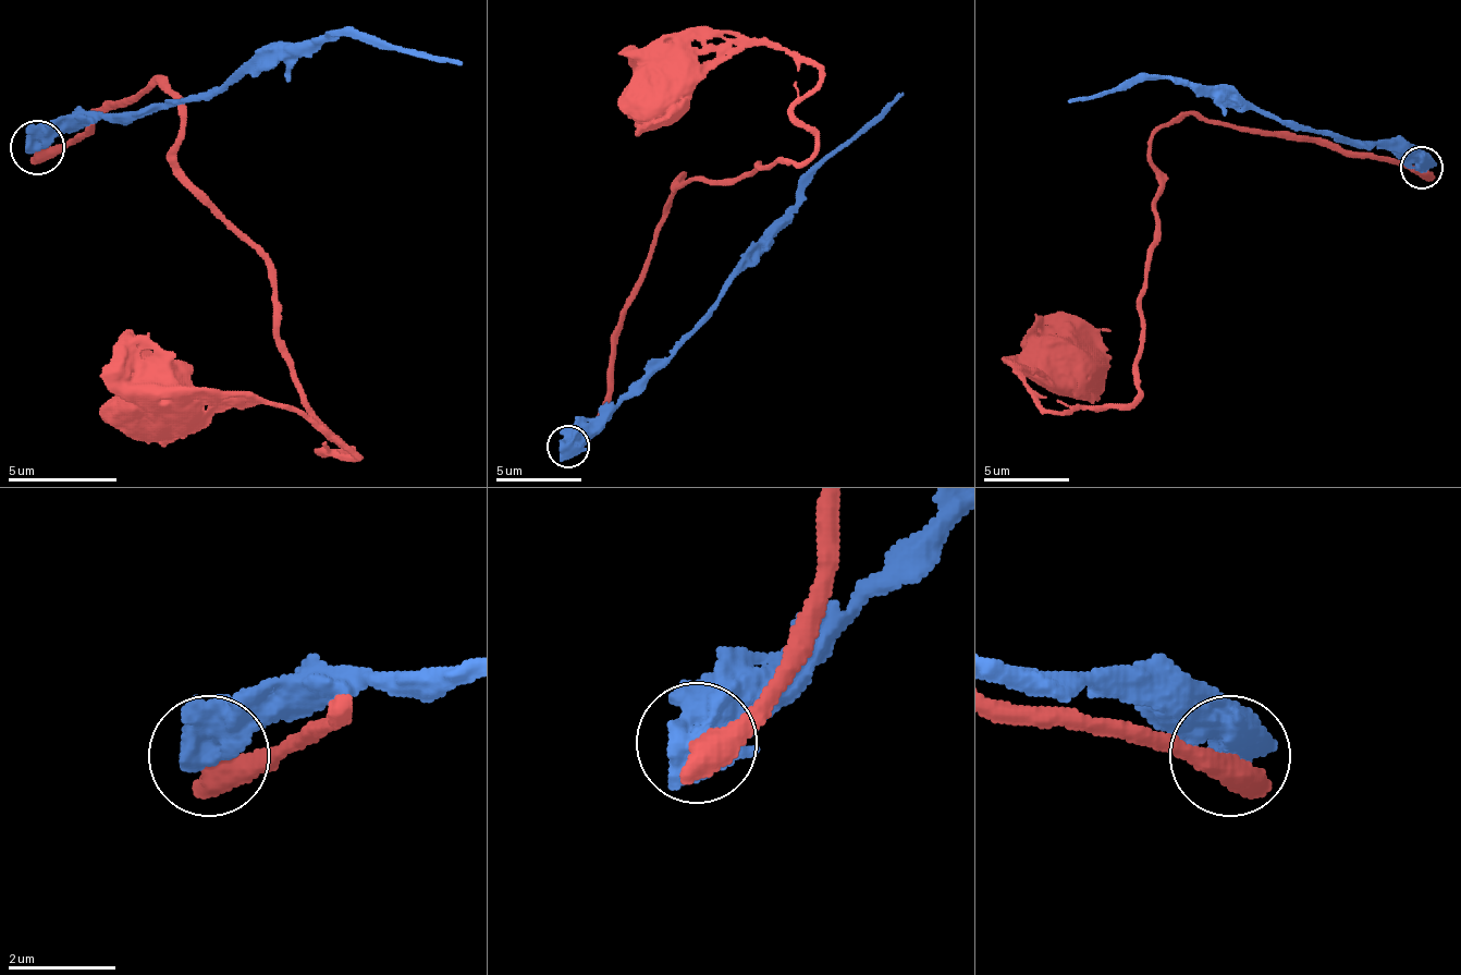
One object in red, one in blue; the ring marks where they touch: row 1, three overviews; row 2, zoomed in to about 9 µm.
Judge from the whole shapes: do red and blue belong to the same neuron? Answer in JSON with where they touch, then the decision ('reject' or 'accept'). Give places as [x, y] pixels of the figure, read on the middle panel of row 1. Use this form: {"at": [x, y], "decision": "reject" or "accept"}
{"at": [568, 447], "decision": "reject"}

